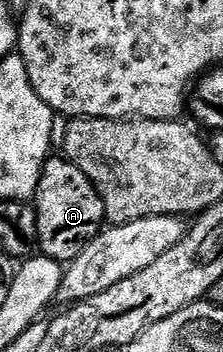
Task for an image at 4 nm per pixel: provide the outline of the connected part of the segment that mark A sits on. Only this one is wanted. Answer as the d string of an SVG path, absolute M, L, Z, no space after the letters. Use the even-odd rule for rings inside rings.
M50 156L45 160L45 167L37 185L35 209L39 236L37 245L44 257L62 264L73 262L87 248L87 244L100 234L106 225L105 209L99 192L83 176L83 172L64 156Z

